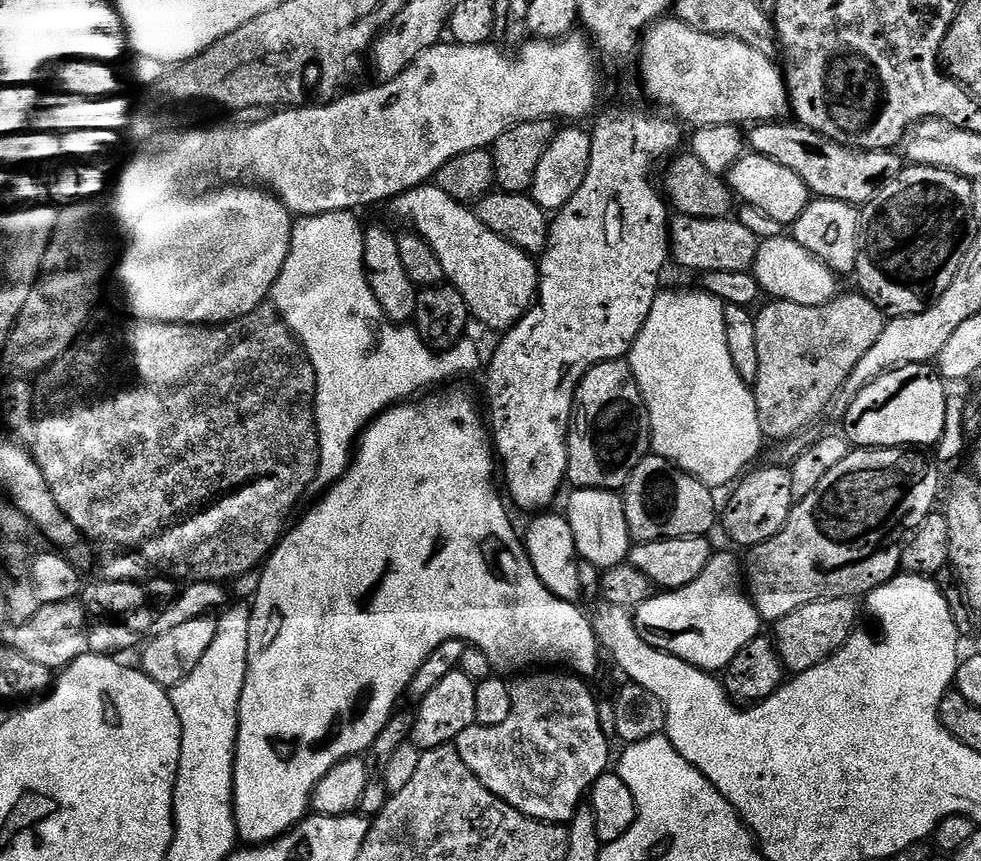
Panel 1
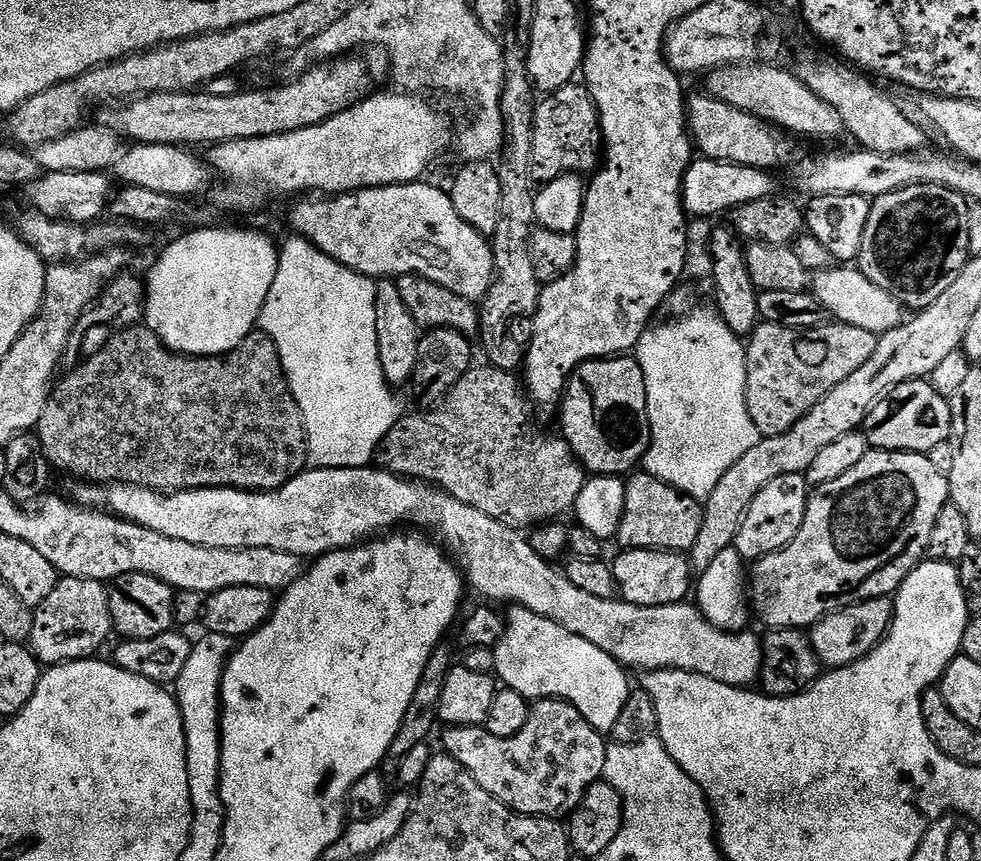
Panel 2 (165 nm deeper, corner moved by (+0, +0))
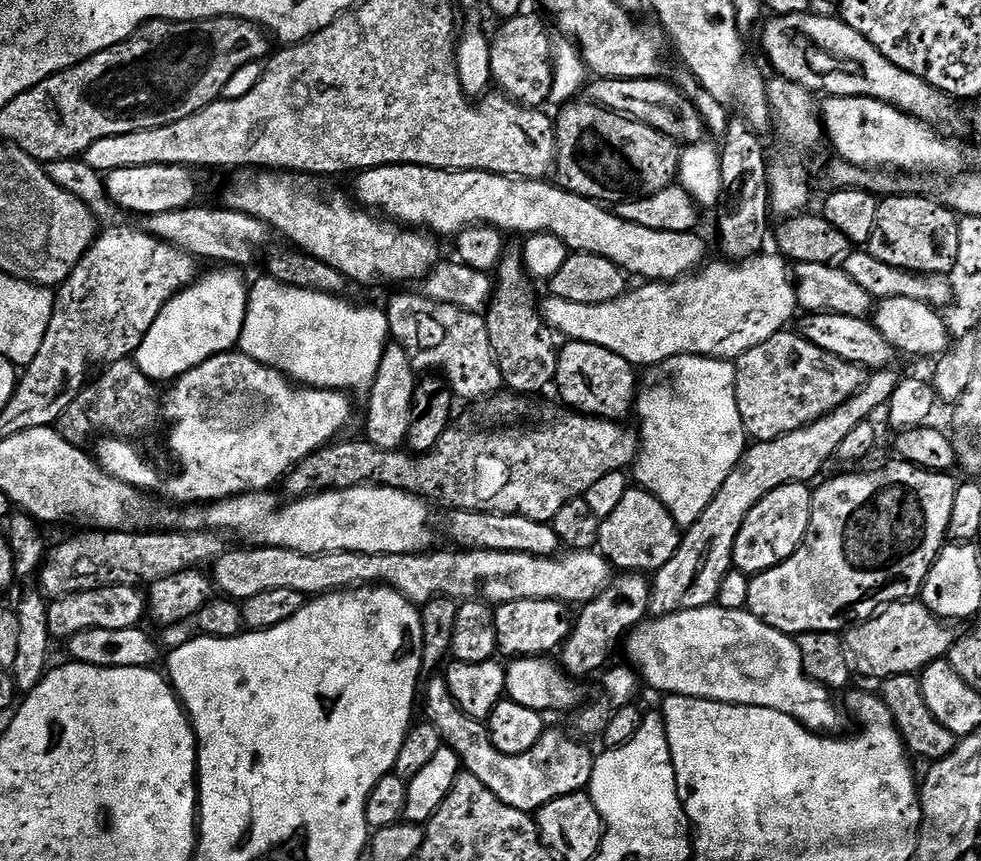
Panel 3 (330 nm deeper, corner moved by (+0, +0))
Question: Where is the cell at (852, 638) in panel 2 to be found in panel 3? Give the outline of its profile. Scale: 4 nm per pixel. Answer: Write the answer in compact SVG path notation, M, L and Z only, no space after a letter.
M919 599L905 600L888 605L862 624L853 624L843 633L844 646L857 677L883 682L898 674L919 674L926 665L945 659L954 639L947 627L951 628Z

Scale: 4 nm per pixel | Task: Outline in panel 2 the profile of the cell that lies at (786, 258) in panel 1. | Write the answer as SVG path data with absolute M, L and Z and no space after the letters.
M836 266L826 272L815 273L810 284L810 292L833 321L850 326L862 326L862 330L870 330L877 334L894 330L902 323L901 304L890 294L886 294L886 290L874 286L870 278L860 273L859 267Z

